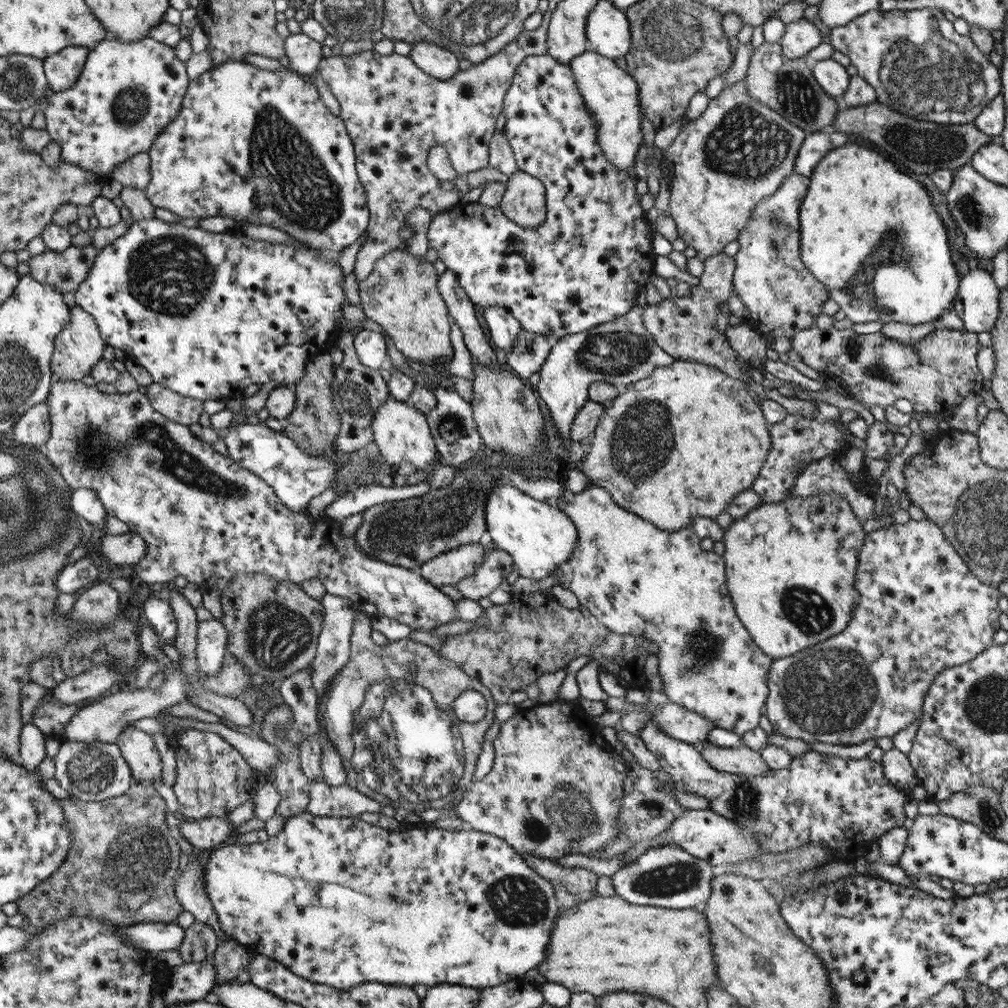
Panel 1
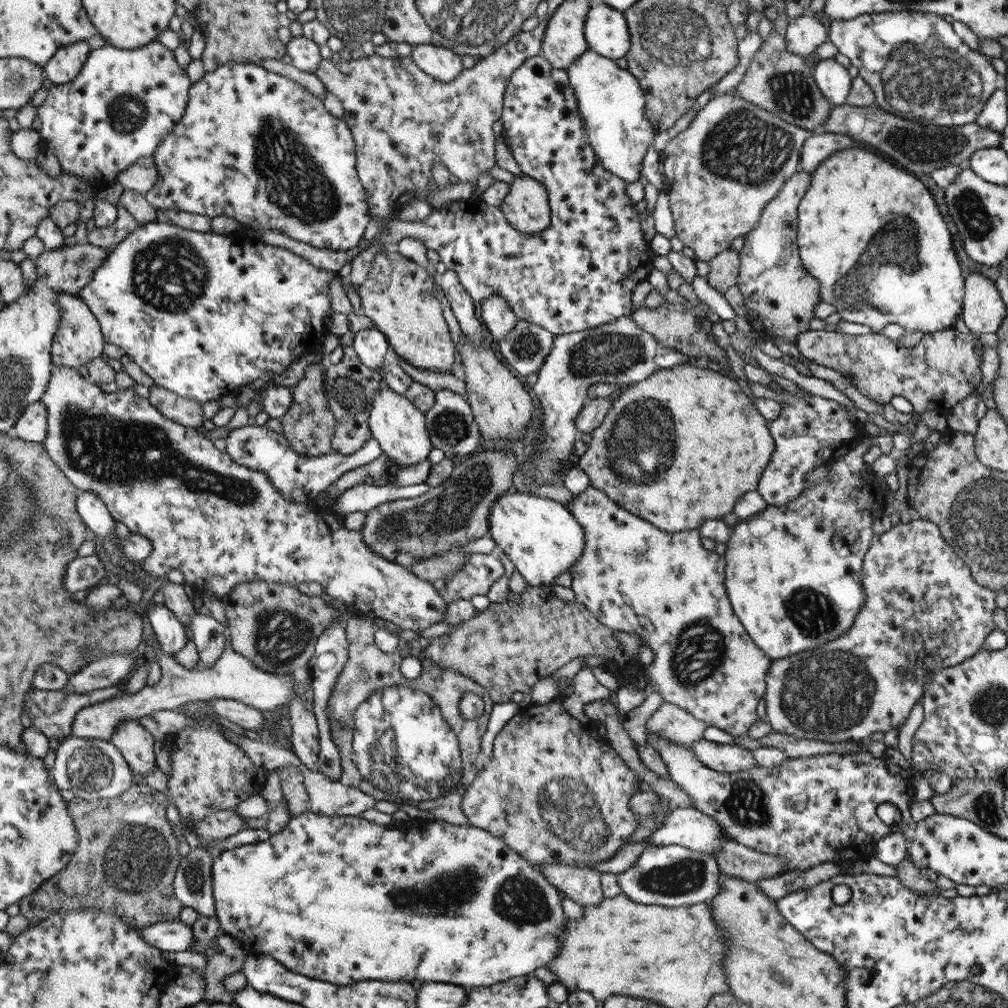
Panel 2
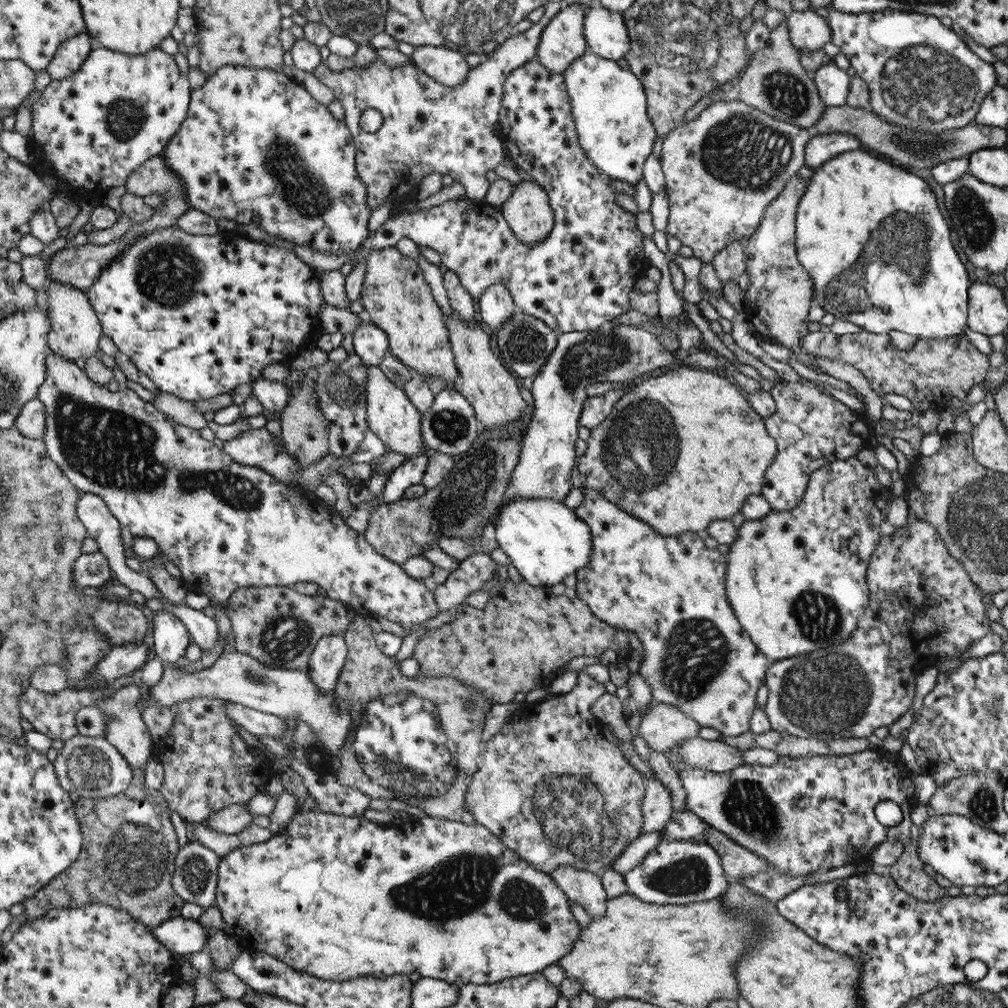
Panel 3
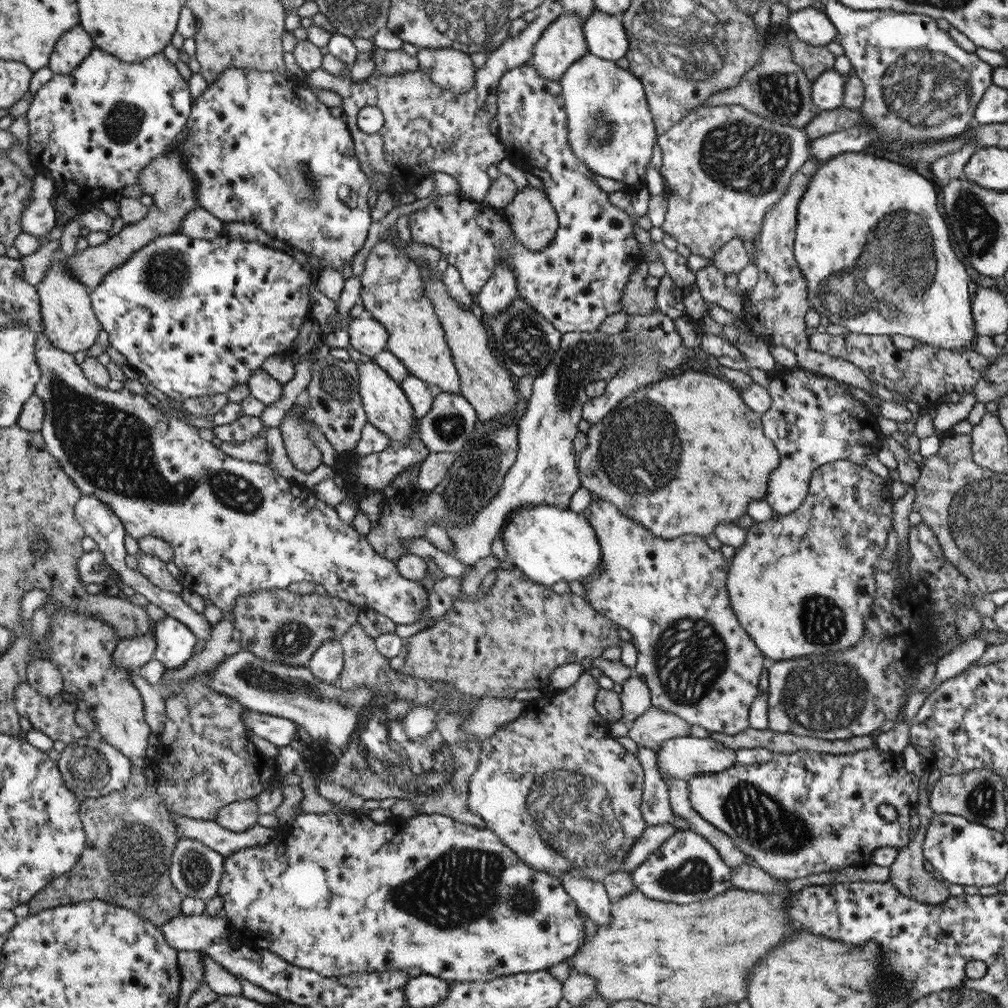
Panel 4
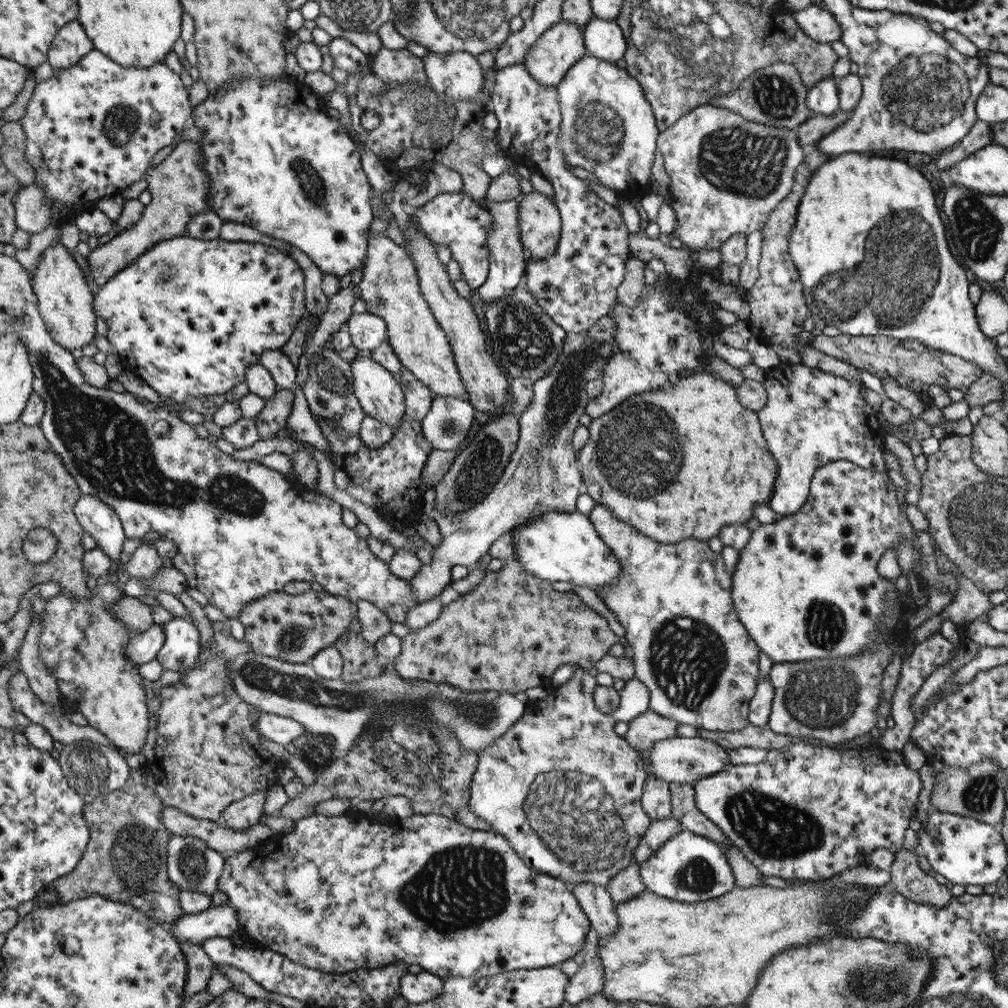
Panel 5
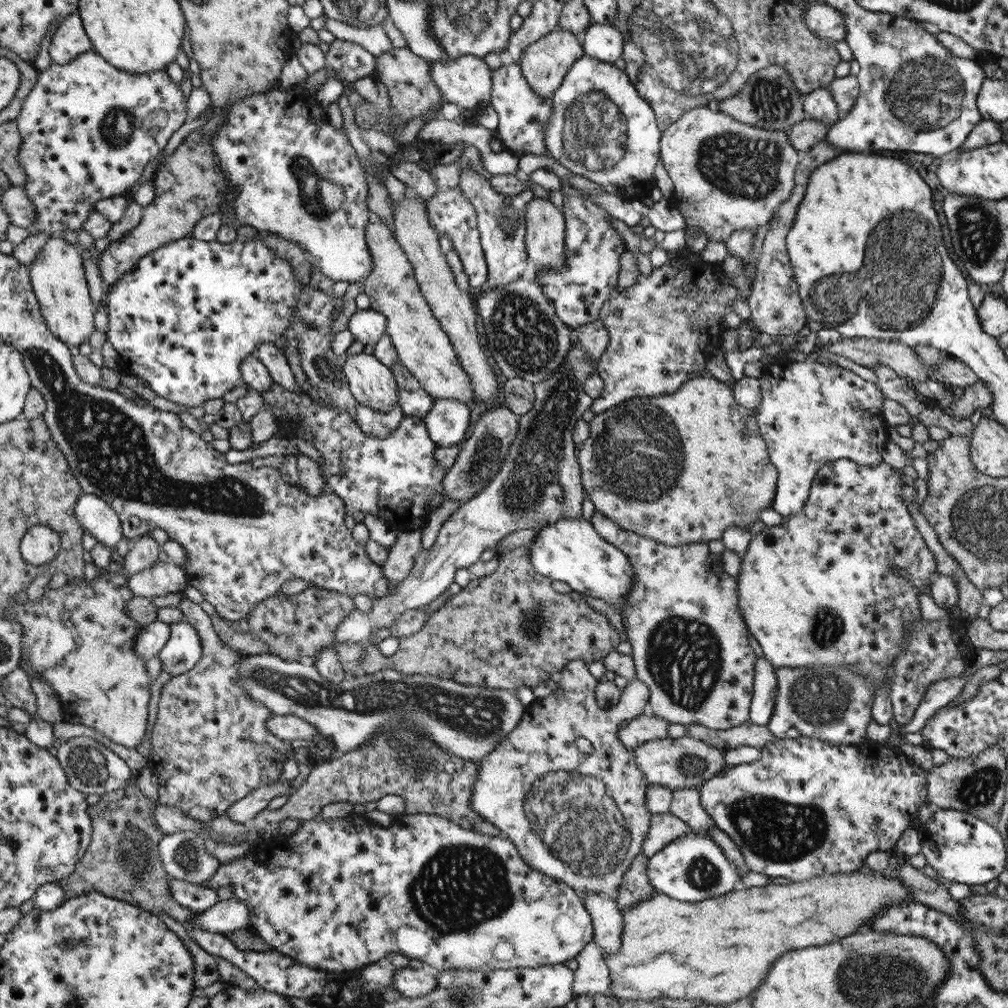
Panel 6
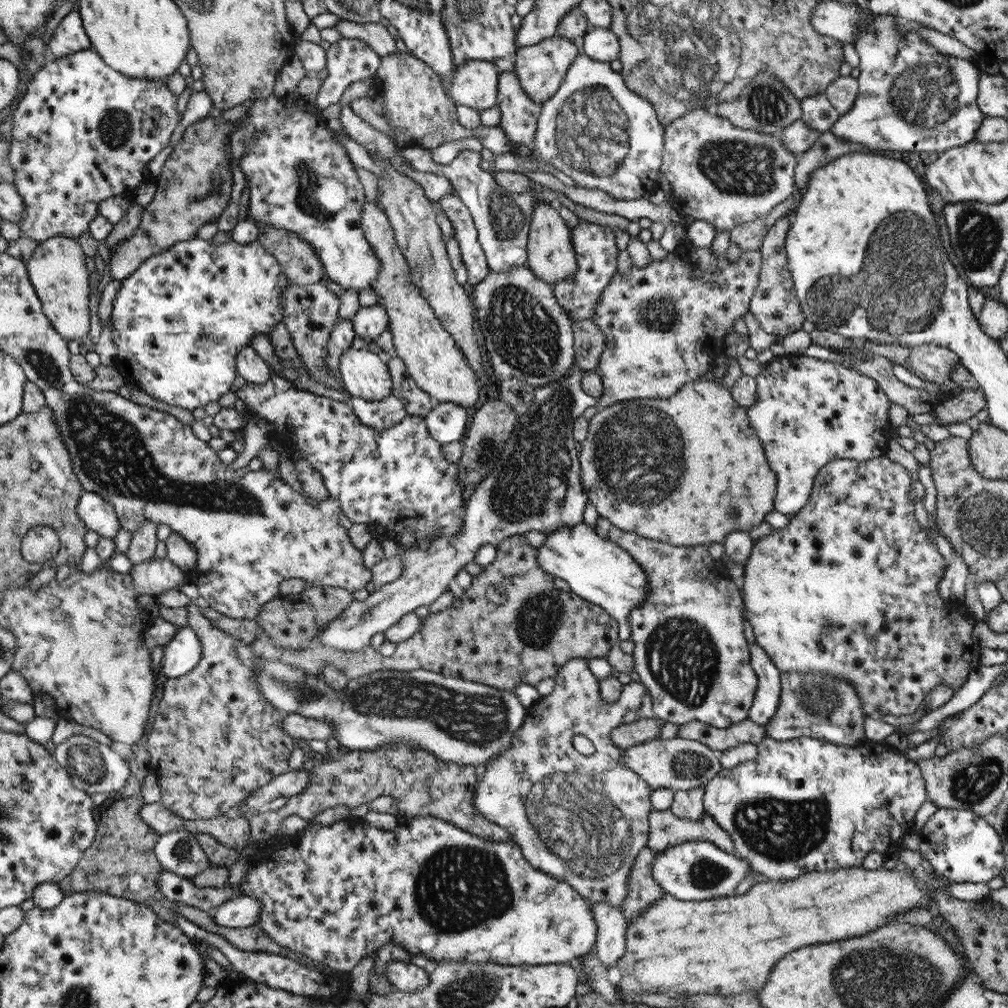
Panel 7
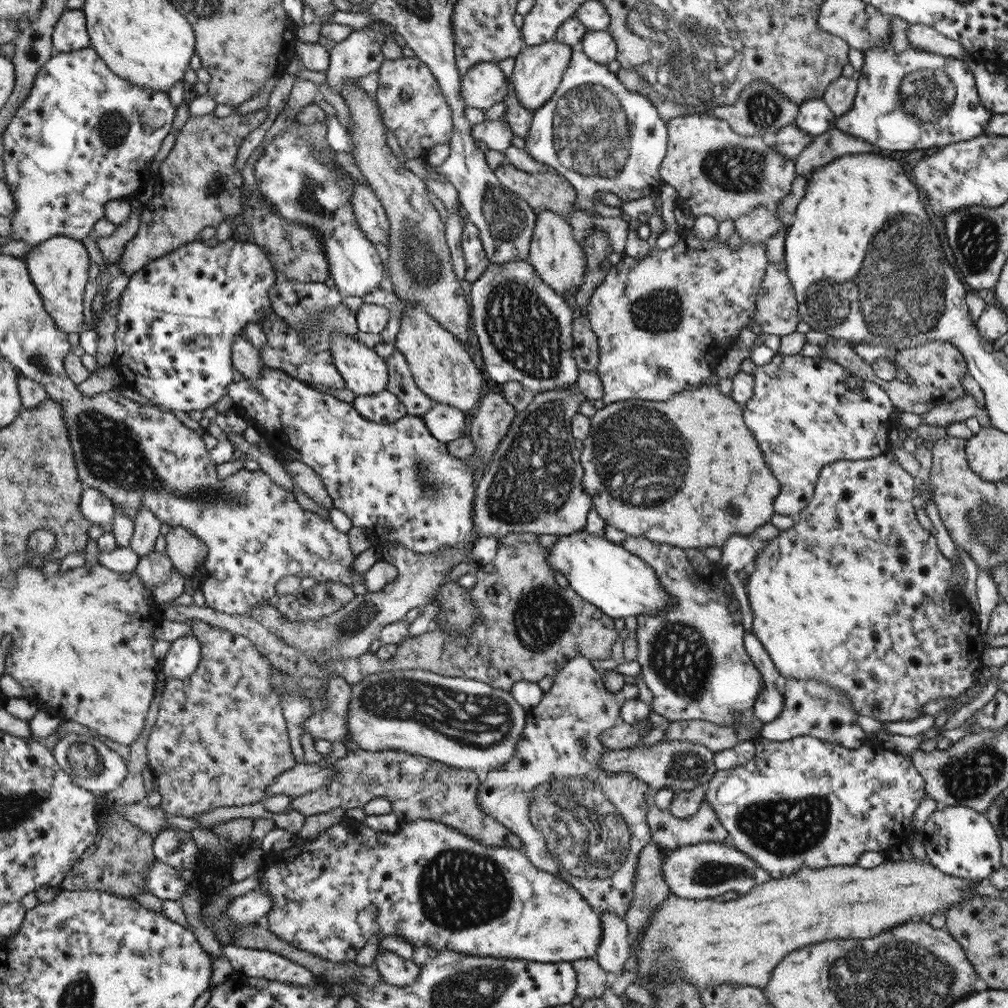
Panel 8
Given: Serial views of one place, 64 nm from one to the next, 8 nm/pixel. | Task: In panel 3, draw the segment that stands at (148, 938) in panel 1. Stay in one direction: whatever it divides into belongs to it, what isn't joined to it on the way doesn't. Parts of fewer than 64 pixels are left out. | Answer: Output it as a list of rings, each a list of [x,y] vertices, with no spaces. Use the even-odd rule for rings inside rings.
[[[178,916],[159,924],[154,929],[157,940],[172,954],[188,955],[206,949],[205,942],[212,936],[199,919],[188,920]]]

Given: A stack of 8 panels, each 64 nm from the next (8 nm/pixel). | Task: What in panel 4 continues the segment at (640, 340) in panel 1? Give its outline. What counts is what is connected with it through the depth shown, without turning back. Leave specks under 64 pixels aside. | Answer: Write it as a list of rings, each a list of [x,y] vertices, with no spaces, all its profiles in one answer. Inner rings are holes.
[[[602,329],[591,332],[564,333],[560,344],[560,350],[554,355],[552,364],[542,372],[542,376],[534,379],[532,396],[527,401],[526,413],[519,420],[519,449],[512,468],[504,477],[502,487],[498,494],[465,526],[445,526],[449,536],[456,542],[456,551],[450,552],[463,565],[472,566],[480,558],[487,556],[496,557],[492,552],[492,540],[500,536],[502,527],[509,516],[518,509],[534,505],[550,505],[569,509],[572,495],[581,487],[580,475],[578,475],[577,457],[573,440],[576,438],[578,422],[583,419],[582,410],[589,397],[585,391],[586,385],[597,378],[612,378],[618,369],[628,365],[632,361],[632,350],[624,342],[624,336],[617,332],[612,336],[604,334]]]

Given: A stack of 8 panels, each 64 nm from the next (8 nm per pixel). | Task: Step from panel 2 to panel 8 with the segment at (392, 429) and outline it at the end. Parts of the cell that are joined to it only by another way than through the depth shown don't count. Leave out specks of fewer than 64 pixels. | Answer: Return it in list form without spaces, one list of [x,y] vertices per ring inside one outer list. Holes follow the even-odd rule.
[[[332,333],[330,352],[347,382],[346,387],[355,395],[376,395],[387,390],[389,376],[385,359],[368,346],[358,343],[355,336]]]

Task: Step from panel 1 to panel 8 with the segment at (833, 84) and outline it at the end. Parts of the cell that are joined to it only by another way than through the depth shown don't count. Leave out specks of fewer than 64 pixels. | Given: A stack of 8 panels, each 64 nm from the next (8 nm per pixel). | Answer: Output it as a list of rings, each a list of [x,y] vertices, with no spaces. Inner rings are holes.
[[[823,98],[808,99],[799,104],[797,117],[792,122],[813,138],[832,129],[837,116]]]

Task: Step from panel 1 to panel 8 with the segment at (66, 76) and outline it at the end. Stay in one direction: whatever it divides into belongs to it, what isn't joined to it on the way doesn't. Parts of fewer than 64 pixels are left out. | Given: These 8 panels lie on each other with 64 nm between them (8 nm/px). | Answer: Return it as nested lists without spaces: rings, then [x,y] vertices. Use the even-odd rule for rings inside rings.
[[[66,9],[54,25],[54,53],[78,51],[90,47],[92,40],[87,28],[84,9]]]

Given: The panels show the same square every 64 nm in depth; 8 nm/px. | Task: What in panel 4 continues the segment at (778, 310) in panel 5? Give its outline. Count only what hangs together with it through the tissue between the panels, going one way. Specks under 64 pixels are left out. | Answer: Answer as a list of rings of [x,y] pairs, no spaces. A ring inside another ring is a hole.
[[[810,156],[794,173],[786,192],[765,212],[760,232],[753,238],[758,281],[749,293],[750,295],[746,295],[743,321],[753,335],[764,336],[770,345],[783,346],[794,351],[800,368],[821,373],[836,381],[850,384],[854,388],[862,388],[876,394],[871,381],[860,368],[825,352],[812,351],[809,346],[809,337],[806,335],[807,327],[804,316],[811,308],[807,298],[808,285],[795,259],[793,246],[797,228],[798,204],[812,178],[812,172],[816,172],[821,164],[822,161]]]

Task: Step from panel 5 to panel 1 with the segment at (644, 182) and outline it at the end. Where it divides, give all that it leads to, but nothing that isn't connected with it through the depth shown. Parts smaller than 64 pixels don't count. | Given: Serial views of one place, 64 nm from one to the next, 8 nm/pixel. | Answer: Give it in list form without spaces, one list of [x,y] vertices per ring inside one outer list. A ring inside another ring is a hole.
[[[591,48],[575,56],[569,65],[572,67],[575,83],[580,94],[595,118],[597,143],[603,155],[619,171],[634,169],[634,161],[644,135],[640,126],[641,110],[639,107],[638,85],[630,73],[622,71],[614,60],[606,58]]]

